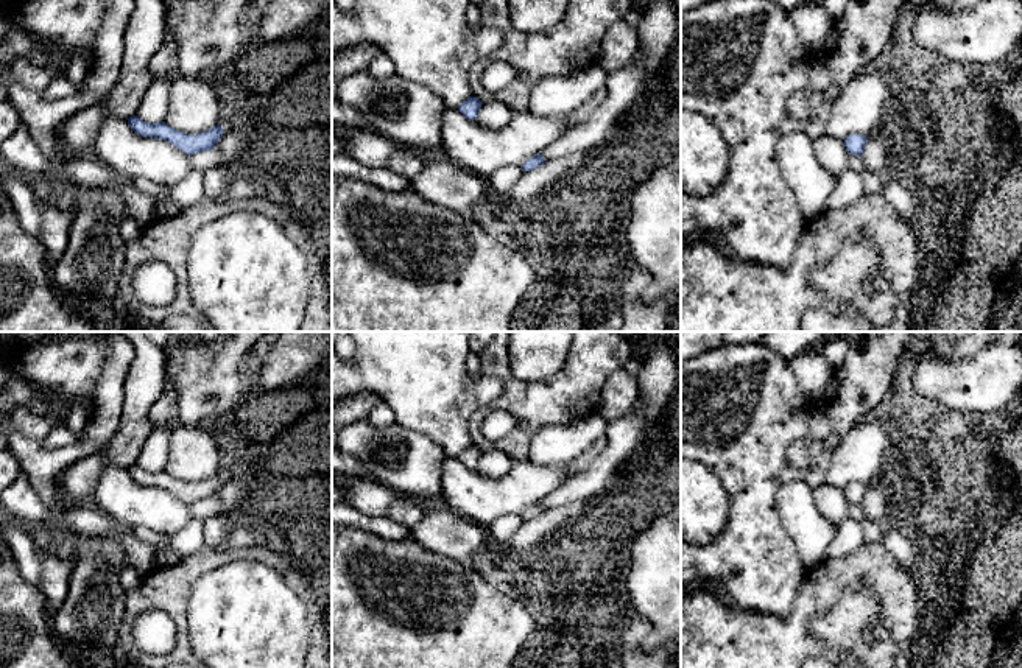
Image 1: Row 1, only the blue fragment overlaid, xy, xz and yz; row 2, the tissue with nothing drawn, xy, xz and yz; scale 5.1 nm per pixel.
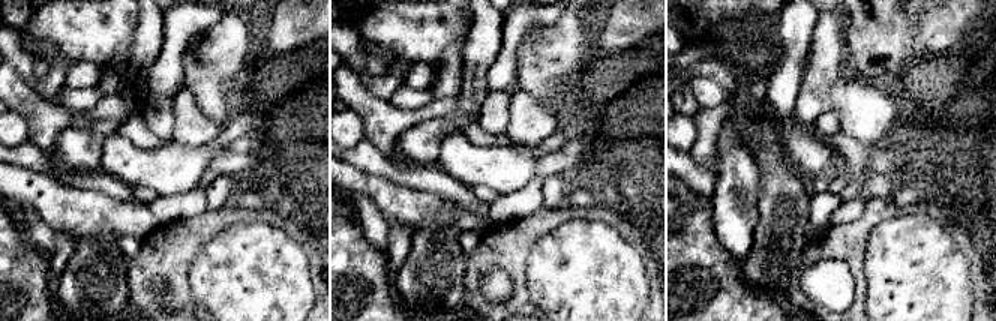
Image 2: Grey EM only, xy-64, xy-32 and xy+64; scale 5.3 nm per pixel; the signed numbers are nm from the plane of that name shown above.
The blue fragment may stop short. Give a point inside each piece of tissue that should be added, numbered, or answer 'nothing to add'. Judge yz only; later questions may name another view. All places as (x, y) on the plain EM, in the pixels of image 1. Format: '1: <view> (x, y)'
nothing to add

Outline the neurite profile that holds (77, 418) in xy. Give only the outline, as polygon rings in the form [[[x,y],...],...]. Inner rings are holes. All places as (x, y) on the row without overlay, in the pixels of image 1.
[[[70,400],[70,410],[64,414],[65,427],[75,433],[84,433],[89,422],[89,403],[83,400]]]

